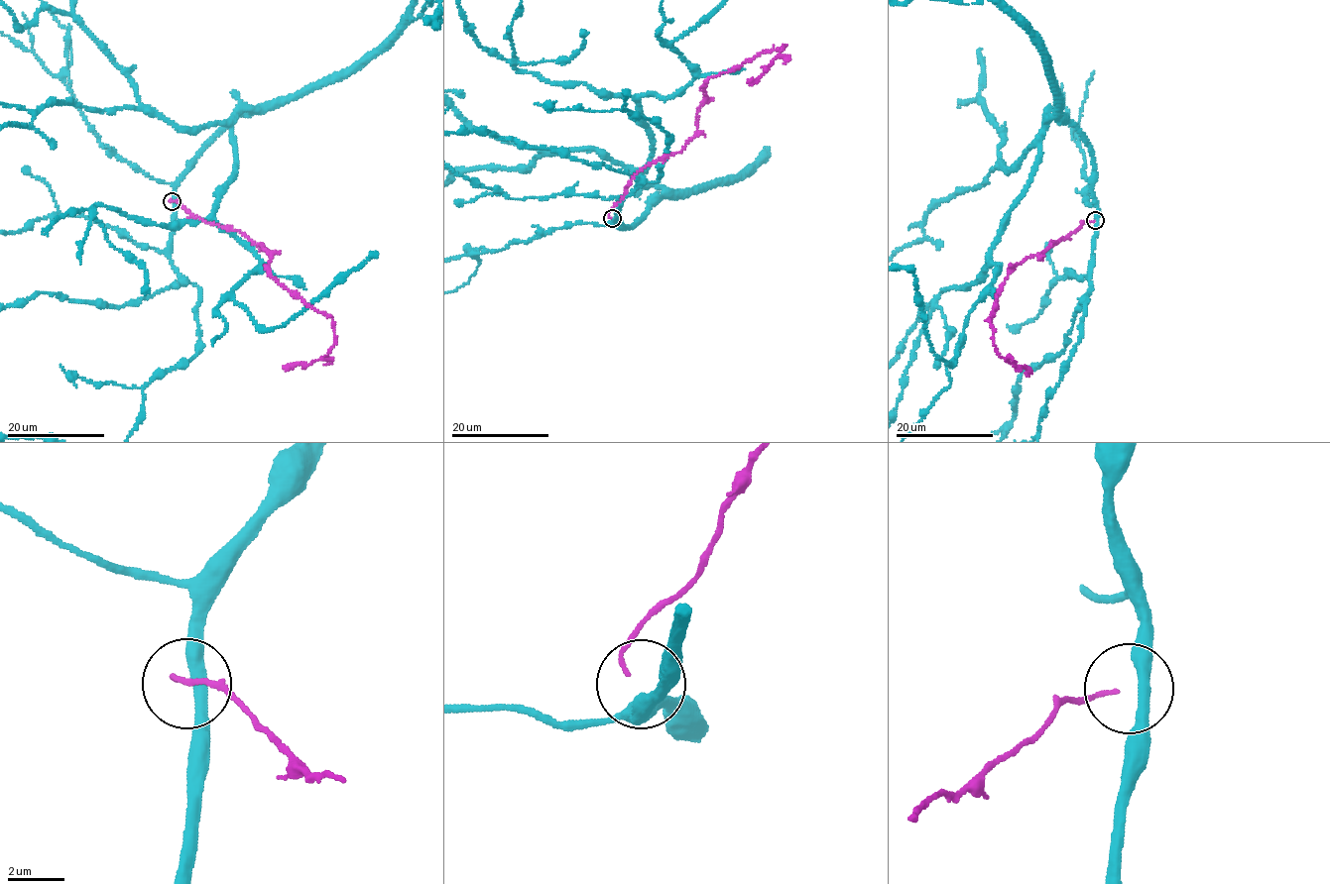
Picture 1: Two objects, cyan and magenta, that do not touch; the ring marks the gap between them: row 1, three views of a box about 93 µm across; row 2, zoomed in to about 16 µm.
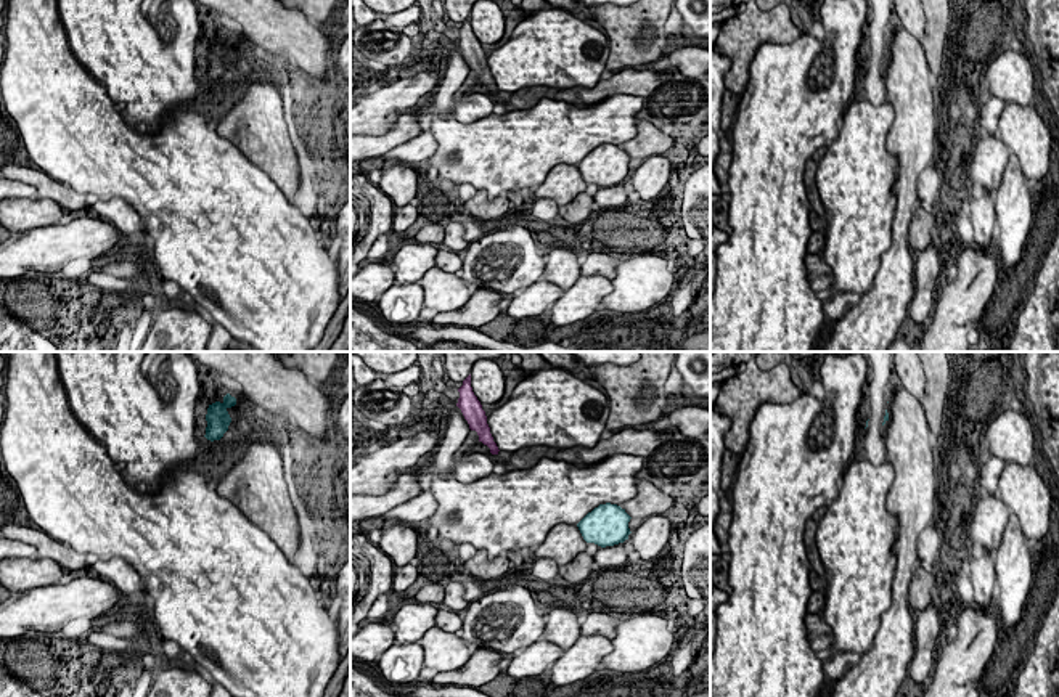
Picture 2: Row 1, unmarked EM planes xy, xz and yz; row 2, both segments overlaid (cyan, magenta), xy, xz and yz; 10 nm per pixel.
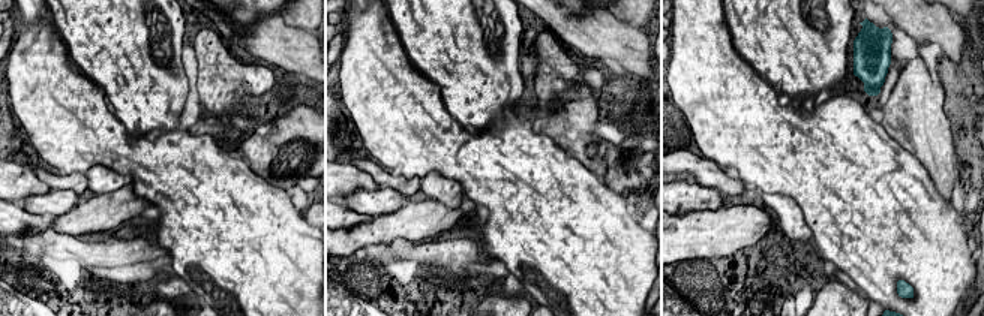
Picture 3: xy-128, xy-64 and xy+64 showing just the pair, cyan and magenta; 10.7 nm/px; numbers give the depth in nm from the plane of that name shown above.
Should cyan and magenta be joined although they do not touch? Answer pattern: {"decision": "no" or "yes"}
{"decision": "no"}

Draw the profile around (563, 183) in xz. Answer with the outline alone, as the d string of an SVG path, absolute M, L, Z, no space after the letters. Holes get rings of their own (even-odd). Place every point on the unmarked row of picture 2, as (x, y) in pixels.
M558 164L545 181L532 190L532 199L553 199L558 206L567 206L587 191L587 185L577 165Z

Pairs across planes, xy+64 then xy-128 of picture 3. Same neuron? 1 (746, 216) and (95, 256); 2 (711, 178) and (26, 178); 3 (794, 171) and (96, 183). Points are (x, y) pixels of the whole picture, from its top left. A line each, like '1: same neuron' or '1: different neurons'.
1: different neurons
2: different neurons
3: different neurons

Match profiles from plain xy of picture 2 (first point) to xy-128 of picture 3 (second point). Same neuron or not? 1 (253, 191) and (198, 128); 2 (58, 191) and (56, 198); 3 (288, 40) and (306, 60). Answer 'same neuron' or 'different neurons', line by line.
1: different neurons
2: different neurons
3: same neuron

